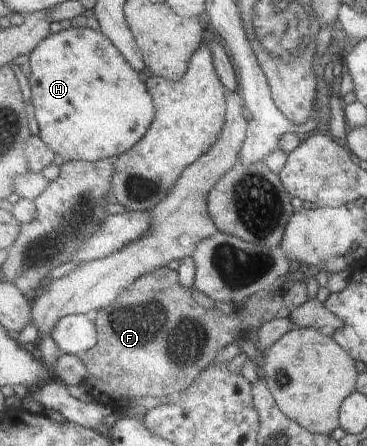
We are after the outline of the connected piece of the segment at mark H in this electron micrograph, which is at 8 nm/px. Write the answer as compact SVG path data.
M72 27L52 33L29 55L29 60L31 74L28 79L39 137L65 161L97 163L123 155L136 147L153 125L156 106L145 84L145 77L138 74L101 30Z

